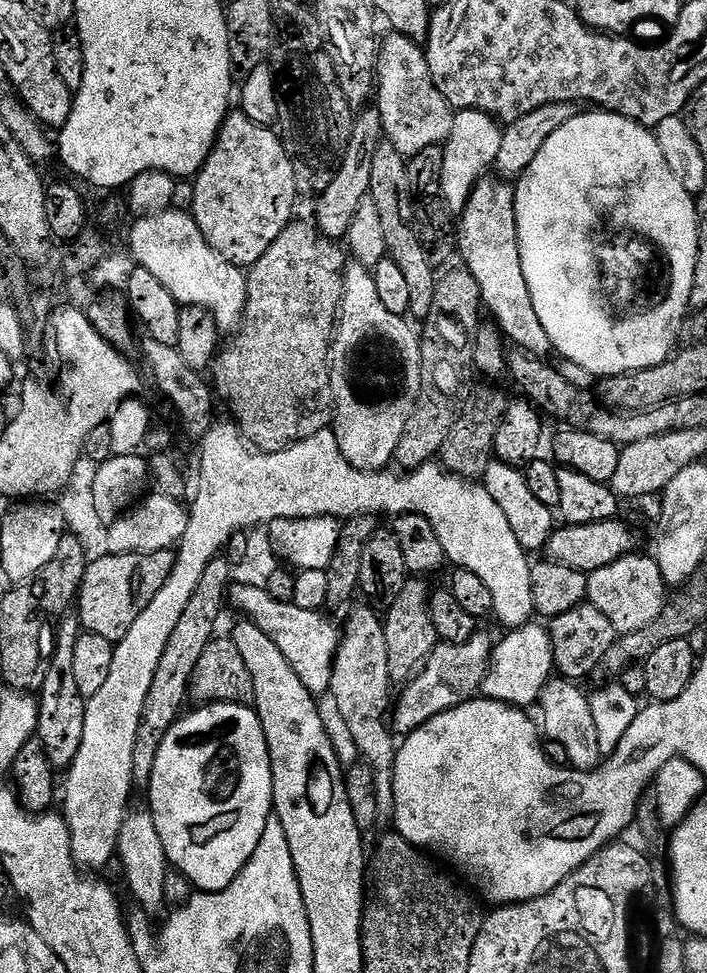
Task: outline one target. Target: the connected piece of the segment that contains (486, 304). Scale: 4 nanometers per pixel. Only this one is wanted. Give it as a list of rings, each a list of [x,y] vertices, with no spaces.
[[[485,178],[478,181],[463,212],[459,213],[460,237],[456,244],[460,247],[463,267],[478,282],[483,307],[492,311],[491,319],[509,341],[516,343],[517,349],[544,358],[553,351],[550,338],[534,310],[530,298],[530,286],[526,286],[526,274],[522,274],[520,239],[516,229],[516,189],[507,179]]]

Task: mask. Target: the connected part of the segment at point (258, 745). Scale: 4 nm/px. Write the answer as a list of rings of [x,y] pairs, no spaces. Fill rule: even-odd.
[[[206,704],[193,707],[193,712],[181,715],[168,731],[154,761],[154,774],[148,781],[147,807],[158,826],[168,863],[181,872],[201,892],[220,892],[250,862],[268,817],[273,815],[272,771],[266,734],[256,716],[255,707],[247,704]]]

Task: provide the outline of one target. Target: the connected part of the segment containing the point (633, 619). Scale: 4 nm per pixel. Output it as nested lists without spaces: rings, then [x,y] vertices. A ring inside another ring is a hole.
[[[640,555],[624,556],[588,576],[589,603],[606,615],[620,636],[638,632],[652,624],[660,615],[668,592],[656,560],[649,555]]]

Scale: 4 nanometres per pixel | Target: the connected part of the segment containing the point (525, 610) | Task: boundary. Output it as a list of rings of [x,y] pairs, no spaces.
[[[231,419],[216,422],[212,428],[202,439],[200,448],[200,485],[195,485],[194,495],[190,500],[190,511],[188,514],[188,525],[186,526],[186,534],[182,534],[178,549],[174,554],[174,563],[172,565],[172,573],[170,578],[166,578],[166,586],[162,586],[162,590],[158,590],[158,594],[154,594],[154,602],[150,602],[150,606],[146,606],[146,610],[142,610],[142,614],[138,614],[138,622],[134,622],[134,626],[130,626],[130,630],[126,630],[126,638],[122,638],[114,645],[114,662],[110,662],[110,678],[106,678],[106,683],[102,685],[102,690],[98,690],[98,694],[87,697],[88,705],[86,706],[86,730],[82,730],[82,747],[79,748],[78,754],[74,758],[74,762],[66,769],[68,781],[62,784],[62,800],[64,796],[64,809],[62,815],[64,821],[68,823],[70,830],[70,846],[77,864],[84,870],[100,870],[96,868],[104,868],[108,863],[113,863],[114,857],[117,855],[120,846],[120,831],[124,825],[124,817],[130,811],[128,799],[134,793],[134,738],[138,738],[138,722],[142,722],[142,705],[146,702],[146,693],[150,690],[150,682],[154,682],[154,674],[158,670],[158,662],[162,658],[162,654],[166,650],[166,642],[170,642],[170,634],[174,634],[174,626],[178,626],[178,618],[182,618],[182,610],[186,610],[190,598],[194,598],[194,590],[198,587],[198,578],[202,578],[202,574],[206,570],[206,566],[210,566],[210,562],[217,559],[221,555],[222,549],[228,543],[232,535],[243,533],[249,528],[256,525],[267,526],[272,520],[278,518],[286,519],[312,519],[315,516],[332,516],[337,518],[351,518],[354,516],[371,516],[373,514],[381,514],[380,512],[389,512],[389,517],[395,518],[403,512],[413,512],[414,514],[423,514],[430,522],[430,526],[434,526],[434,534],[438,534],[438,538],[442,542],[442,550],[445,557],[449,561],[453,560],[456,568],[465,568],[470,570],[470,574],[478,574],[478,578],[482,578],[482,582],[486,582],[486,587],[490,590],[490,595],[494,598],[494,610],[492,616],[500,619],[505,624],[505,629],[511,630],[520,628],[524,624],[529,623],[533,619],[536,607],[534,606],[534,590],[530,590],[530,574],[532,573],[532,564],[530,563],[529,553],[518,542],[518,538],[514,538],[514,530],[510,530],[510,522],[506,522],[506,514],[502,514],[498,502],[494,502],[494,498],[490,498],[490,494],[484,488],[483,483],[465,480],[463,476],[455,476],[449,472],[447,468],[436,462],[423,464],[420,468],[411,469],[411,471],[381,470],[379,472],[363,472],[354,466],[350,466],[350,462],[346,462],[346,458],[340,452],[338,446],[338,438],[335,431],[331,427],[322,429],[318,434],[314,434],[310,438],[306,438],[302,442],[292,444],[286,450],[281,452],[262,452],[253,450],[247,439],[242,435],[239,427]]]

